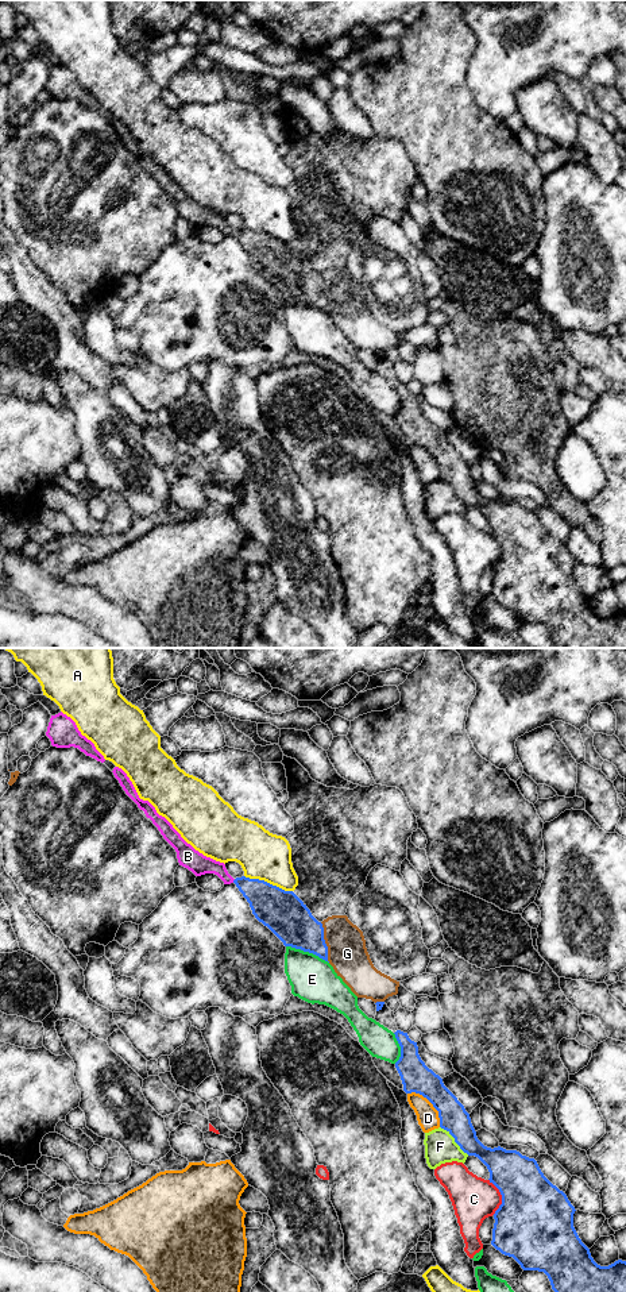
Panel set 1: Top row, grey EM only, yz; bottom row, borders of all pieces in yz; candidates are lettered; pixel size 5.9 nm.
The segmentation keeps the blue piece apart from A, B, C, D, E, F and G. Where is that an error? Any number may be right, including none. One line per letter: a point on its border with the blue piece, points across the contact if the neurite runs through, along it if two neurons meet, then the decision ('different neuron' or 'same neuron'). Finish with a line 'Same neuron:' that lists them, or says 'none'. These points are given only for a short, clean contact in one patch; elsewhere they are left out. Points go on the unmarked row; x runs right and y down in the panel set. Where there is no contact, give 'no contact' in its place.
A: yz (269, 235) | different neuron
B: yz (234, 232) | across yz (269, 255), (254, 242), (234, 232), (216, 219), (197, 215) | same neuron
C: yz (502, 548) | different neuron
D: yz (431, 454) | along yz (408, 444), (418, 444), (432, 456), (437, 463), (440, 478) | different neuron
E: yz (308, 303) | different neuron
F: yz (455, 493) | different neuron
G: yz (324, 294) | different neuron
Same neuron: B

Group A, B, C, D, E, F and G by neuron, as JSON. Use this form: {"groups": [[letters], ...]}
{"groups": [["A"], ["B"], ["C"], ["D"], ["E"], ["F"], ["G"]]}

